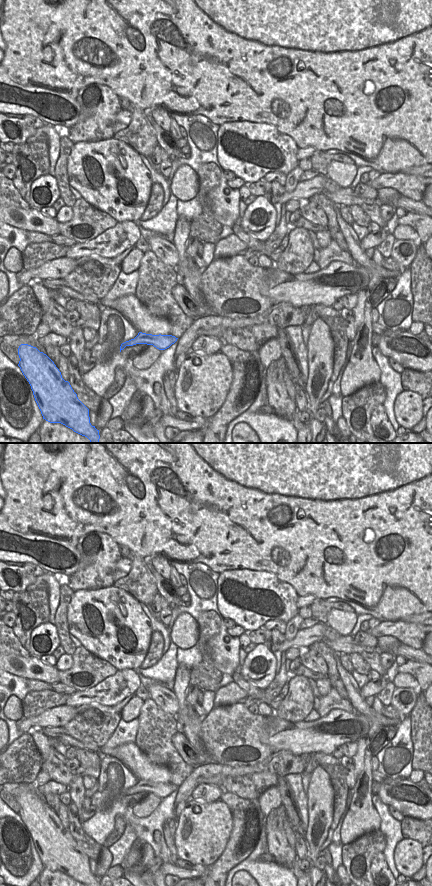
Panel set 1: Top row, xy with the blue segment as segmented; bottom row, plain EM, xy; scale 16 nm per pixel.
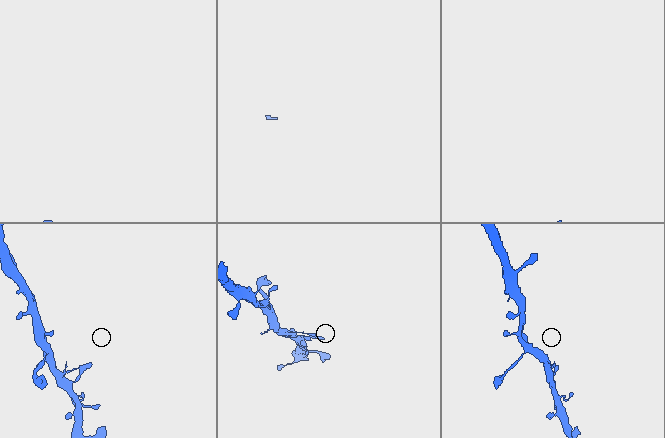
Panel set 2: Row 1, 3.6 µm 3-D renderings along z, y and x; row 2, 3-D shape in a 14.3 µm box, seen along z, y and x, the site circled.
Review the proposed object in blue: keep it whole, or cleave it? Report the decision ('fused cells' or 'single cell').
single cell

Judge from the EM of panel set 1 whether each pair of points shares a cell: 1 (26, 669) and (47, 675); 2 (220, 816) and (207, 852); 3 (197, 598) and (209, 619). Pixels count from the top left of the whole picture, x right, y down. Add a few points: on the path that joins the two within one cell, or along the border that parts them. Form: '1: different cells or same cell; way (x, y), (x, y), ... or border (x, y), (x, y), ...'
1: same cell; way (31, 671), (35, 674), (42, 674)
2: same cell; way (211, 825), (207, 829), (207, 843)
3: different cells; border (223, 618), (212, 610), (202, 610), (196, 620)

